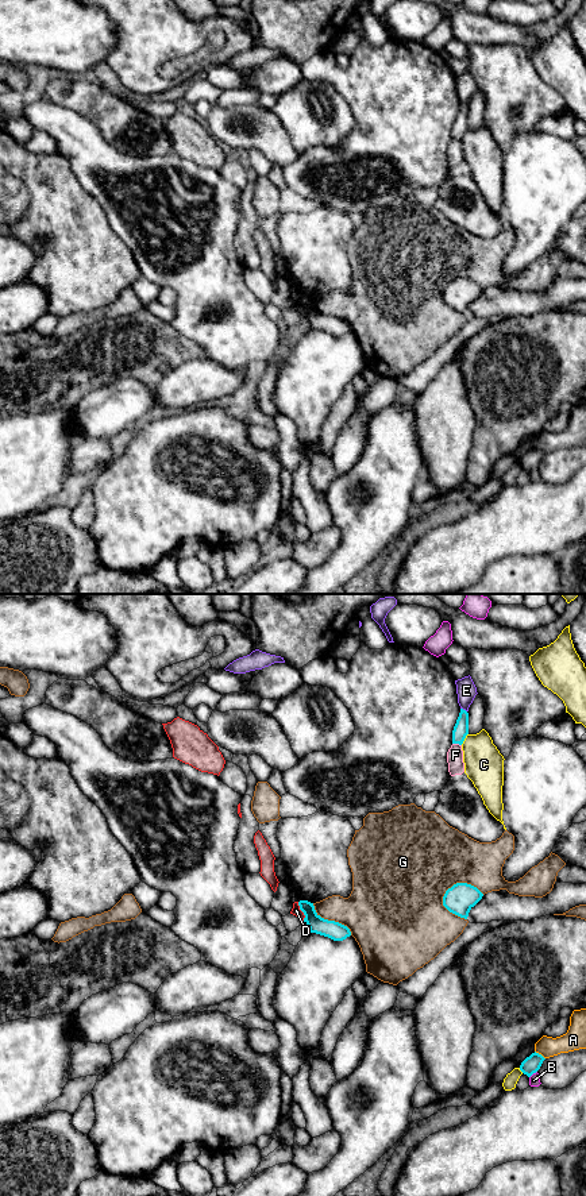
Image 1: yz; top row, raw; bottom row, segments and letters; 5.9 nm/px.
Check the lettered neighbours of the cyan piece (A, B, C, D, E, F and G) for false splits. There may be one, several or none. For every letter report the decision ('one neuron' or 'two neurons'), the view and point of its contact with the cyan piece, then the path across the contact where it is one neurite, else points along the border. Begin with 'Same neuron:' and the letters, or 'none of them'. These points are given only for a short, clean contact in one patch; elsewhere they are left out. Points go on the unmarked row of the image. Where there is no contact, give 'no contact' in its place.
Same neuron: none of them
A: two neurons | yz (540, 450)
B: two neurons | yz (532, 469)
C: two neurons | yz (465, 132)
D: two neurons | yz (301, 305) | along yz (297, 297), (304, 315)
E: two neurons | yz (462, 104)
F: two neurons | yz (457, 138)
G: two neurons | yz (458, 278)

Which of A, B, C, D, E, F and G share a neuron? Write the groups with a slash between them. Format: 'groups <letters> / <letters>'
groups A / B / C / D / E / F / G

